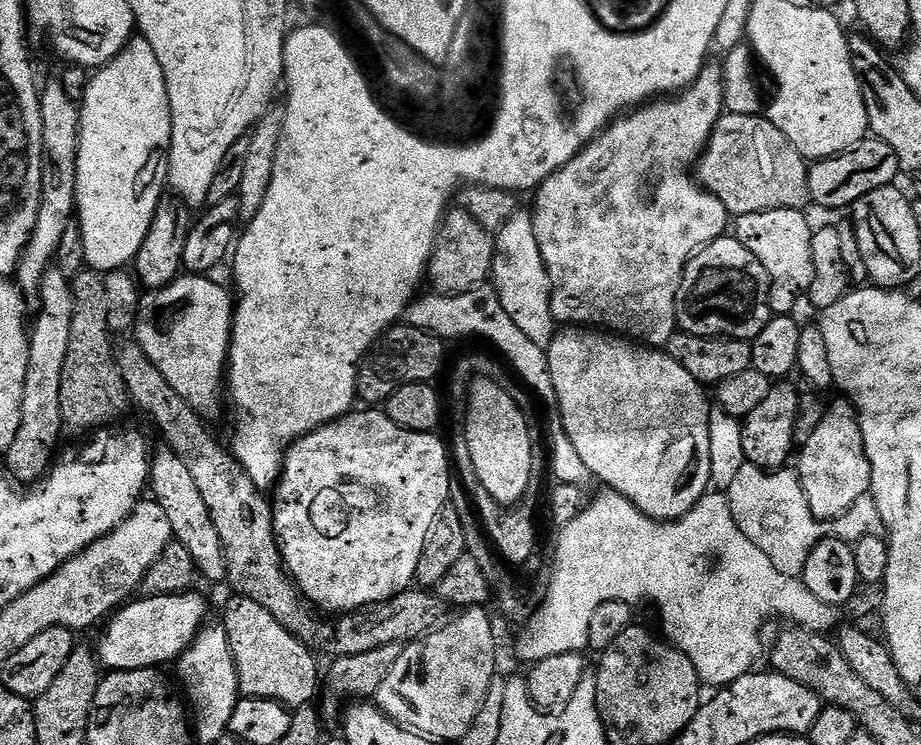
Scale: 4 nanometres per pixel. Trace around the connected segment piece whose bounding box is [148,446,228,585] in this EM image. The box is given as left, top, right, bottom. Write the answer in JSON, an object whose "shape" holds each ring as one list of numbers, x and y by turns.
{"shape":[[160,446,157,452,155,449,151,453,148,482,151,499,155,500,158,506,162,506,166,519,170,521,173,541,186,548,201,577,205,576,212,584,223,585,228,575,222,538,218,538,218,530,210,518,210,510,206,510,206,502,194,483,194,477,190,475,190,470,186,470,182,458,178,458,178,454,174,454,172,448]]}

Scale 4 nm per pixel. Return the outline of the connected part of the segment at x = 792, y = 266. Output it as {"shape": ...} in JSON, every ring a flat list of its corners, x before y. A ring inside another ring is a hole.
{"shape":[[766,210,758,214,746,214,735,217,734,235,736,239,758,258,768,276,768,308,773,316,792,316,795,313,796,303,802,300,807,293,810,282,814,278,814,262,812,261,812,234,813,225,808,225,808,220,801,210]]}

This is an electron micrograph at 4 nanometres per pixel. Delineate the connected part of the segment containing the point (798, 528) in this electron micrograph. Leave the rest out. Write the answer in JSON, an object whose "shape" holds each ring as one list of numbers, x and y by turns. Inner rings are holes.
{"shape":[[746,462,742,470,738,470,734,482,730,482,726,495,738,530,742,530,742,534,746,534,778,570,800,578,804,575,806,558,810,558,814,545,825,539,826,532,825,525,810,510,799,471,792,469,791,472,790,469,785,466,769,470]]}

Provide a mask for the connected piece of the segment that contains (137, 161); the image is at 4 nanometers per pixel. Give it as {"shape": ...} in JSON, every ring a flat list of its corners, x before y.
{"shape":[[133,38,127,46,113,58,109,64,105,64,89,79,88,89,84,95,80,110,80,137,78,138,78,182,76,183,76,216,80,224,81,238,85,248,84,263,99,274,119,272,127,269,136,259,136,255,142,249,146,241,147,231,150,230,154,214,158,209,160,197,165,195,168,183,168,155,172,149,172,111,170,110,170,98,166,90,166,78,162,74,162,66,150,42,143,38]]}

